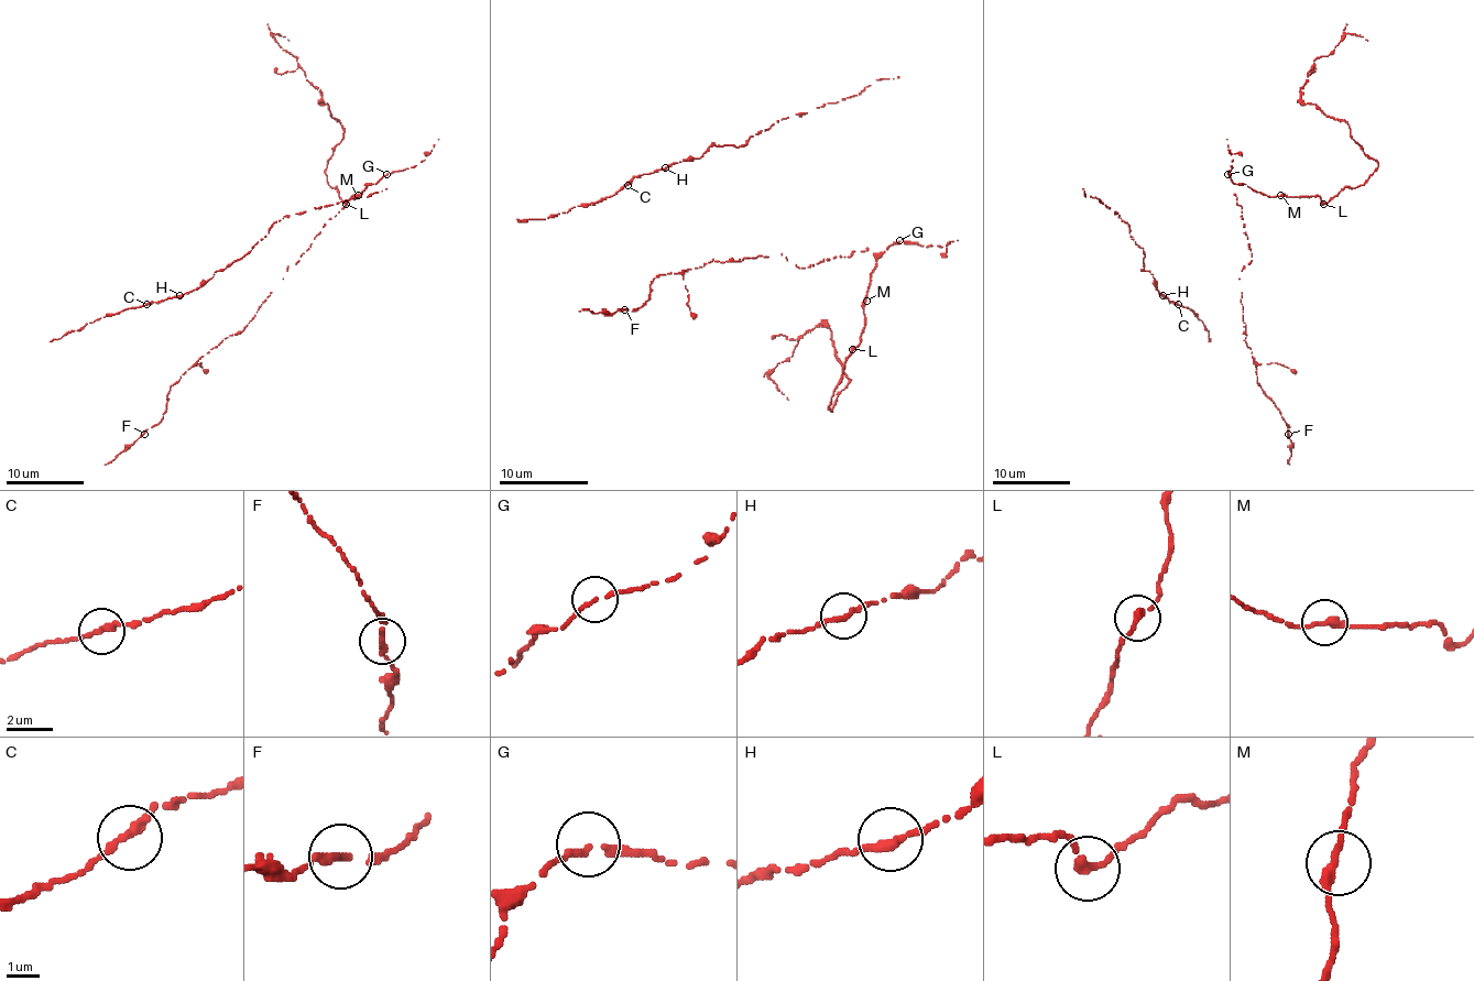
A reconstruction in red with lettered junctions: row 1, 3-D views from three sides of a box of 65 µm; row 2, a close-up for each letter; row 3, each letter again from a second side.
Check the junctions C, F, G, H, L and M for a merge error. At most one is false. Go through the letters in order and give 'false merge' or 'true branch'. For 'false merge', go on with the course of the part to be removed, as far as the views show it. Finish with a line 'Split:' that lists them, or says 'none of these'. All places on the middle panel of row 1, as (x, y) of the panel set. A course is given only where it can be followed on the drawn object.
C: true branch
F: true branch
G: true branch
H: true branch
L: true branch
M: true branch
Split: none of these

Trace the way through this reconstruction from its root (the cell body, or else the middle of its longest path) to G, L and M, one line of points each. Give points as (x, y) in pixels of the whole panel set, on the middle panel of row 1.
G: (843, 257), (866, 250), (882, 254), (899, 240)
L: (843, 257), (866, 250), (875, 257), (875, 268), (864, 298), (862, 340), (853, 349)
M: (843, 257), (866, 250), (875, 257), (866, 301)

